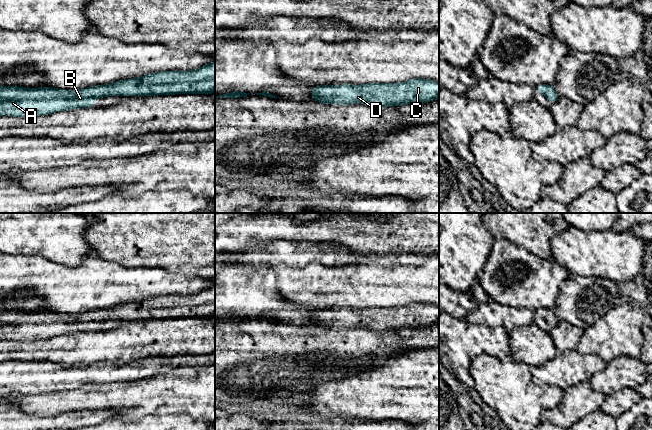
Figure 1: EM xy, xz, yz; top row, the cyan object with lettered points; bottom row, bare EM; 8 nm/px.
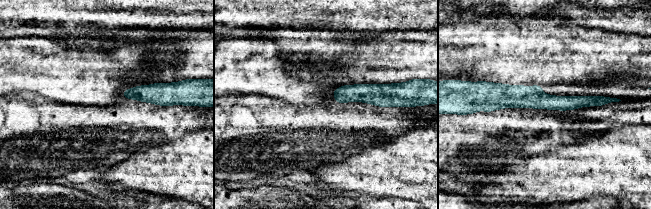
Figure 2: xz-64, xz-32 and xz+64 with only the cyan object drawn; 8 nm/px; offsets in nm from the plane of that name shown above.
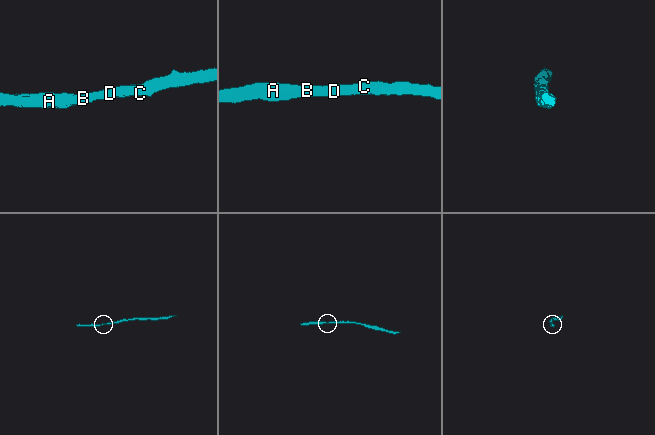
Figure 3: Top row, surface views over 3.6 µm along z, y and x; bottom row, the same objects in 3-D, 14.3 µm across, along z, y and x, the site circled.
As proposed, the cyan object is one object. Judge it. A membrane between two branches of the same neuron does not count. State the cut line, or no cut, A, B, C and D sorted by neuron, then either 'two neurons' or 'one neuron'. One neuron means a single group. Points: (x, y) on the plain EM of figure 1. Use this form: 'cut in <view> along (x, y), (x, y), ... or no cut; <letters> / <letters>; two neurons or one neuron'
no cut; A B C D; one neuron

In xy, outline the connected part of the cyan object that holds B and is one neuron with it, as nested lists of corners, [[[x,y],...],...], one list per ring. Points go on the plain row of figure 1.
[[[215,285],[196,294],[161,295],[80,314],[0,310],[0,340],[33,341],[76,332],[92,332],[95,322],[107,320],[163,320],[214,316]]]

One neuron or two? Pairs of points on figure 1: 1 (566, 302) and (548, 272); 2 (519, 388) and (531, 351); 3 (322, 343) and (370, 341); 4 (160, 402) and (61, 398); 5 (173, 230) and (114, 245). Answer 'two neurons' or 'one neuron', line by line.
1: two neurons
2: two neurons
3: one neuron
4: one neuron
5: one neuron

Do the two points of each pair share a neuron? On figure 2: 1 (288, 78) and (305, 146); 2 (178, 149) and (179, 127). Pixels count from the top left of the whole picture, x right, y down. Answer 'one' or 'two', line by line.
1: two
2: two

